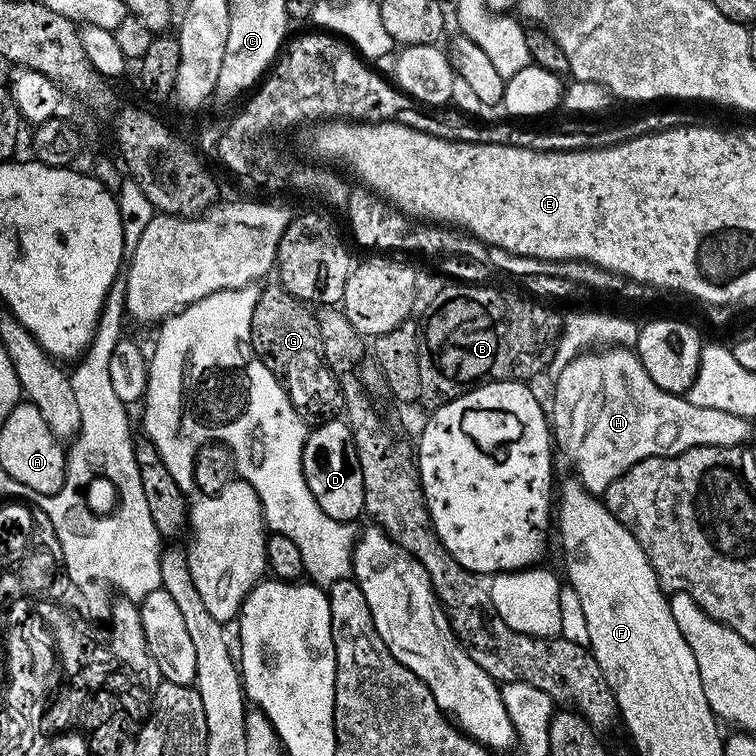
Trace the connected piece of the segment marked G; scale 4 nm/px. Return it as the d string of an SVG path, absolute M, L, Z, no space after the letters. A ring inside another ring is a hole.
M279 283L267 284L260 288L252 315L252 345L256 357L282 381L288 389L290 402L305 421L337 419L344 411L344 389L324 357L317 313L304 301L291 296Z

